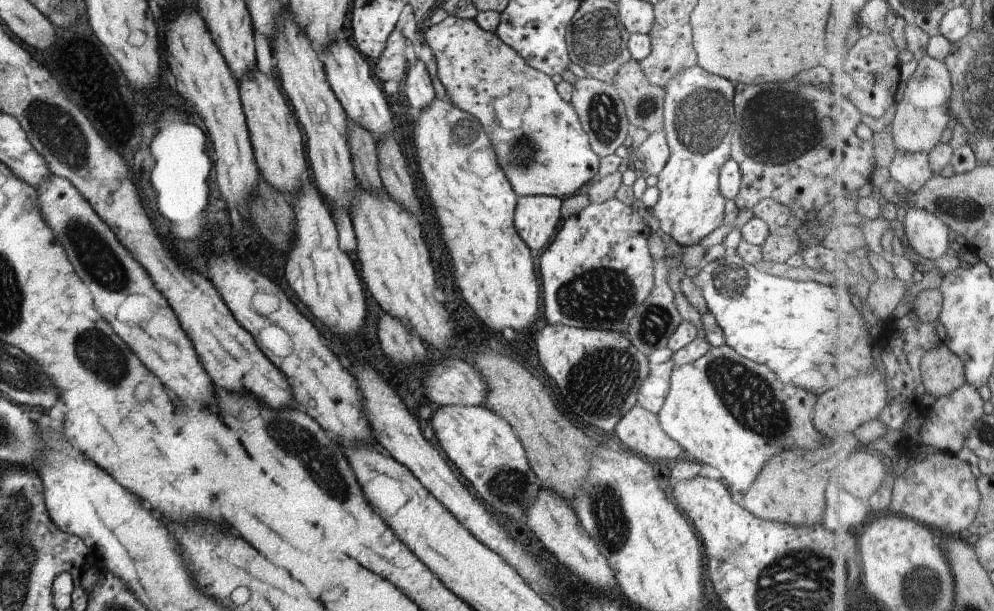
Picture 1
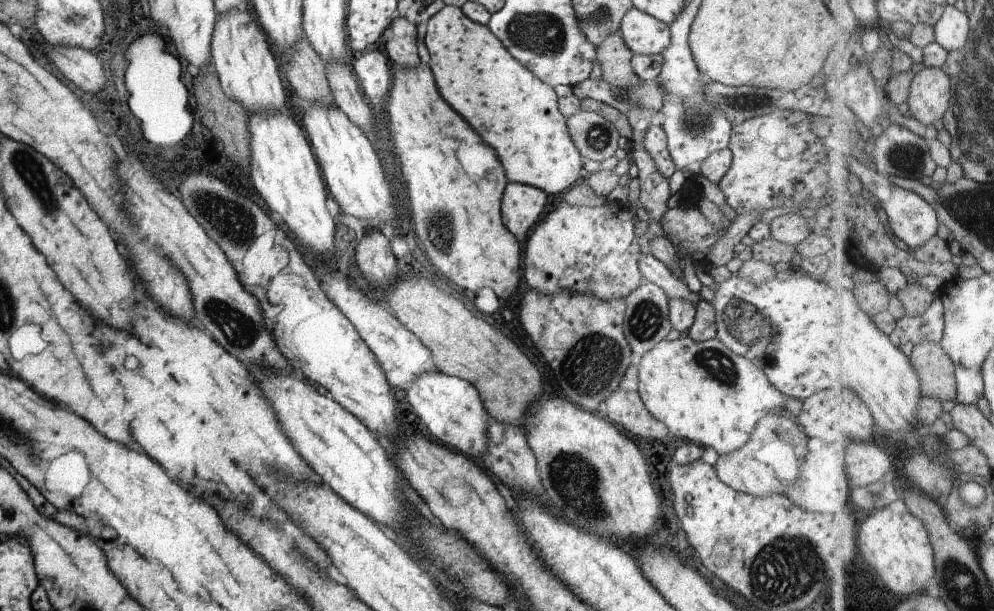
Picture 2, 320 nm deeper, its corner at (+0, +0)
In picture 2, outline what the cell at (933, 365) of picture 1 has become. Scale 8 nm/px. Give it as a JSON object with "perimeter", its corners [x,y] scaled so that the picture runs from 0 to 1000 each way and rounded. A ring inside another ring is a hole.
{"perimeter":[[[930,558],[922,566],[916,584],[928,617],[932,650],[963,658],[965,646],[963,596],[948,561]]]}

